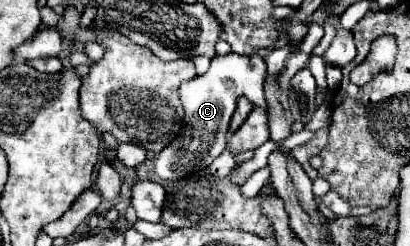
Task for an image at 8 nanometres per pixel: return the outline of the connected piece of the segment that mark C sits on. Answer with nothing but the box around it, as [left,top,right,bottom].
[155,53,267,181]

